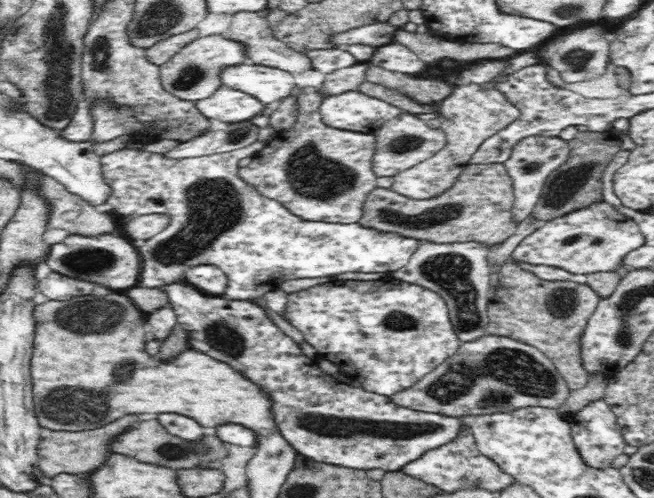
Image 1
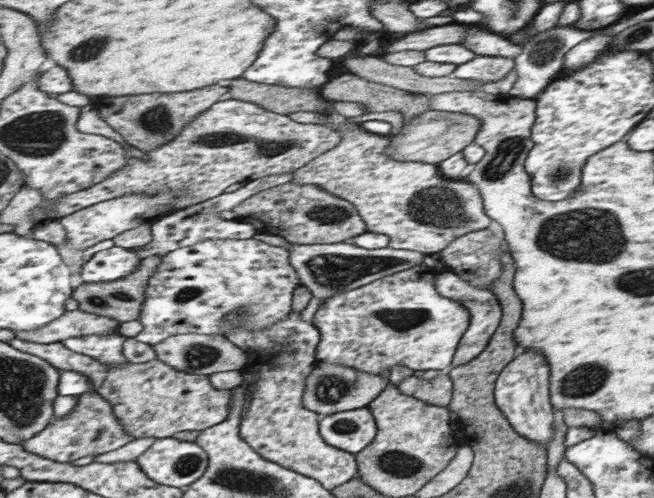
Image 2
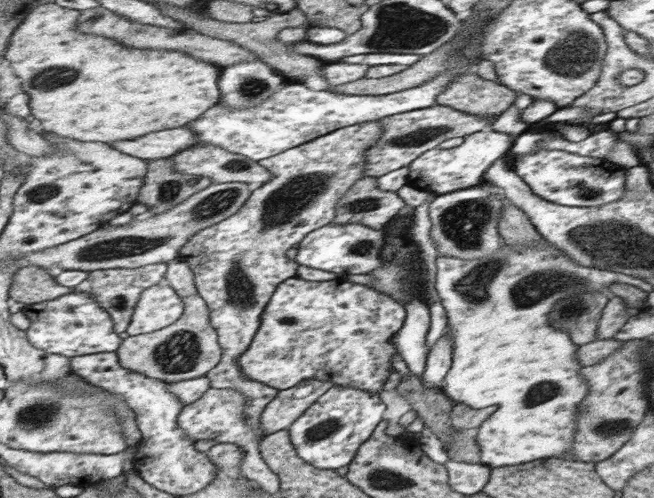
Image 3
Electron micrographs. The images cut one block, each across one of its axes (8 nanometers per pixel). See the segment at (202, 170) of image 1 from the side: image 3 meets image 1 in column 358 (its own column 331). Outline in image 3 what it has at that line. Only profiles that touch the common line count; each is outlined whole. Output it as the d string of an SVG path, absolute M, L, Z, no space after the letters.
M330 222L305 236L296 254L296 263L340 274L343 278L348 275L374 275L374 270L380 270L380 266L383 266L380 260L382 246L384 246L384 229L372 230L364 224Z

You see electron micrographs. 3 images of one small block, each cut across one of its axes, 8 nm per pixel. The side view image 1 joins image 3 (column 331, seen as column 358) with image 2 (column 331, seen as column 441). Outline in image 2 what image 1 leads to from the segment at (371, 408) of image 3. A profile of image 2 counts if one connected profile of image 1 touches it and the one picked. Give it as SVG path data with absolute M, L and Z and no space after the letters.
M369 407L337 412L321 418L322 436L334 448L356 454L364 450L377 433L376 420Z

